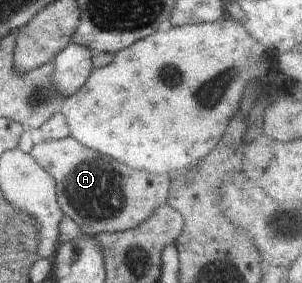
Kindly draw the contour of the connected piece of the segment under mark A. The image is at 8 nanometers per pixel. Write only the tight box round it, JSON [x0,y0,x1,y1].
[31,137,170,236]

